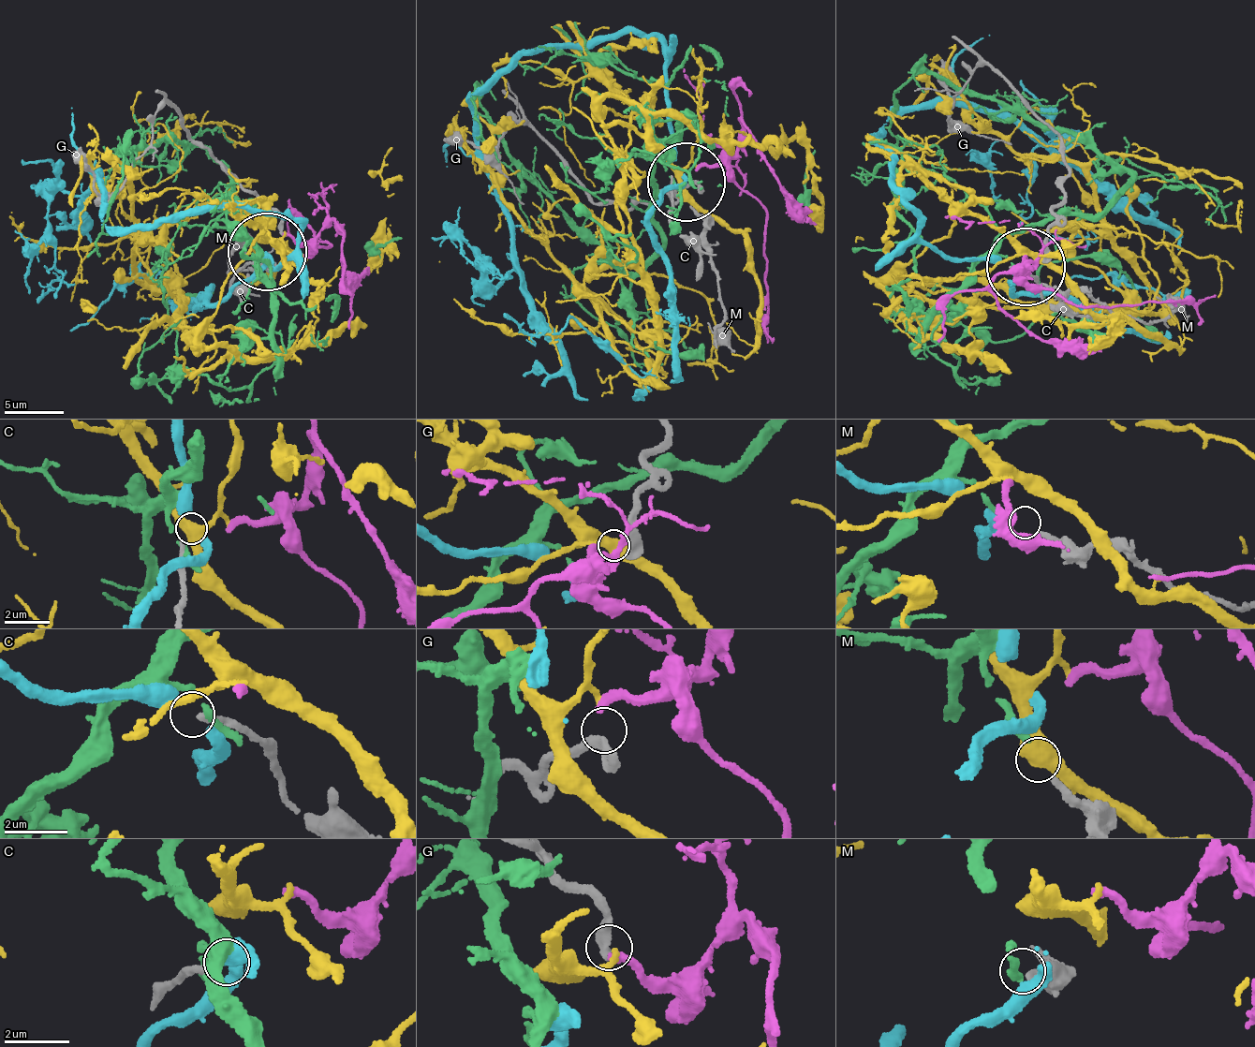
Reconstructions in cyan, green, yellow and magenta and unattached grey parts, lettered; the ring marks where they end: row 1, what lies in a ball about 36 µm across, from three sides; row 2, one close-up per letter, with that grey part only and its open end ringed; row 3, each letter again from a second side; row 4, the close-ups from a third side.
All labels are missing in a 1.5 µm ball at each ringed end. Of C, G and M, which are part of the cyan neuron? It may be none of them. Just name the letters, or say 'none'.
none

